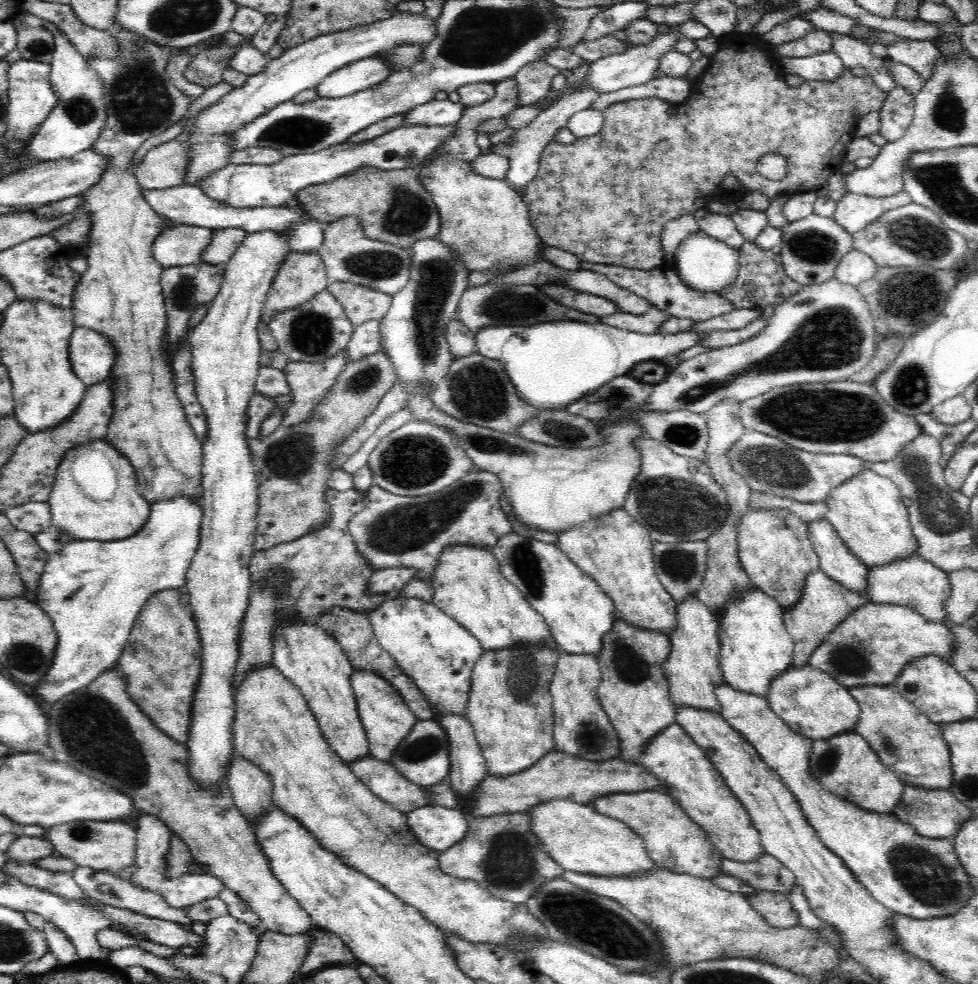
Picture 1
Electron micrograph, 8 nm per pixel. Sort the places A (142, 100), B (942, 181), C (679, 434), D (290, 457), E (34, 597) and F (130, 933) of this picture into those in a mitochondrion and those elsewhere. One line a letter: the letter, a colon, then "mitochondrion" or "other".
A: mitochondrion
B: mitochondrion
C: mitochondrion
D: mitochondrion
E: other
F: other

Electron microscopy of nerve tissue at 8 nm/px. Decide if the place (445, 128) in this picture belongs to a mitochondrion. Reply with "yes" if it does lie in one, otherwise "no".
no

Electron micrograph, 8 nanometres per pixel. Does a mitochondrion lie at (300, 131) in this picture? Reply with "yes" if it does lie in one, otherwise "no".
yes

